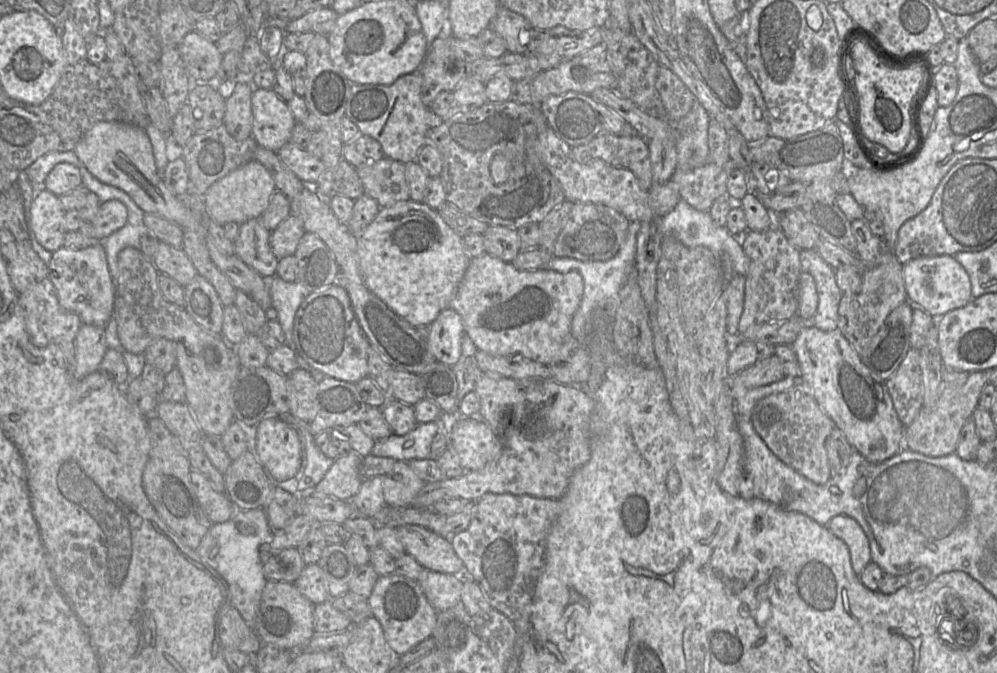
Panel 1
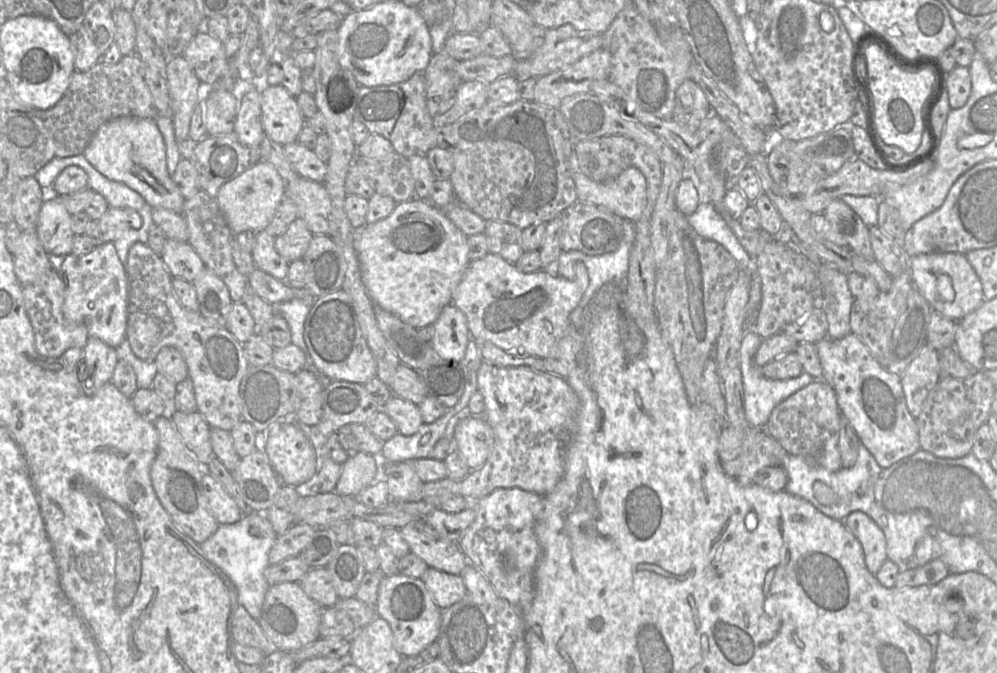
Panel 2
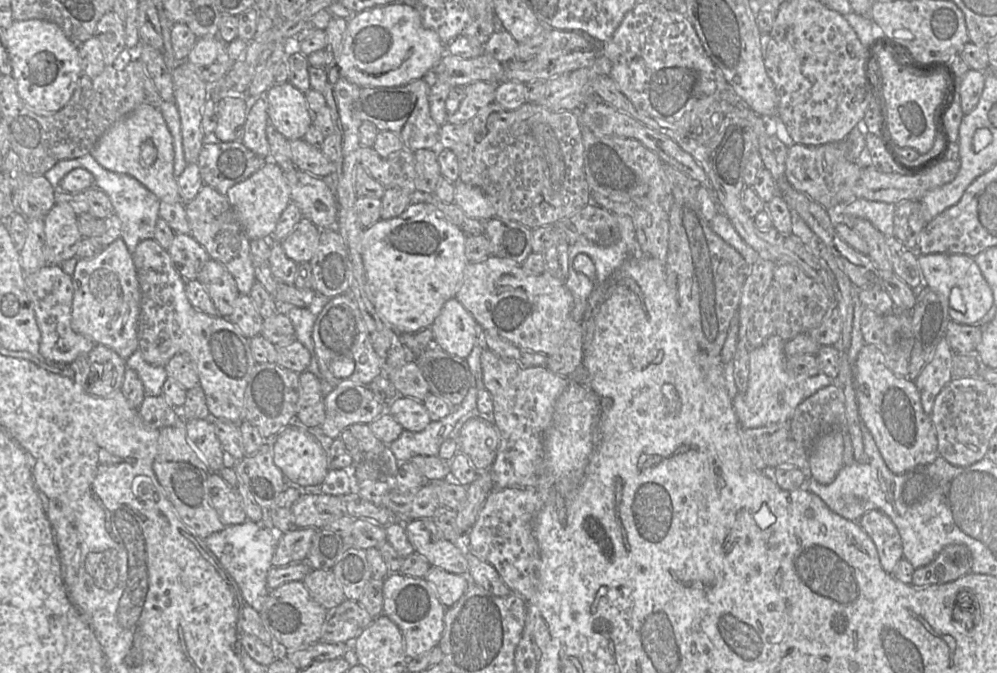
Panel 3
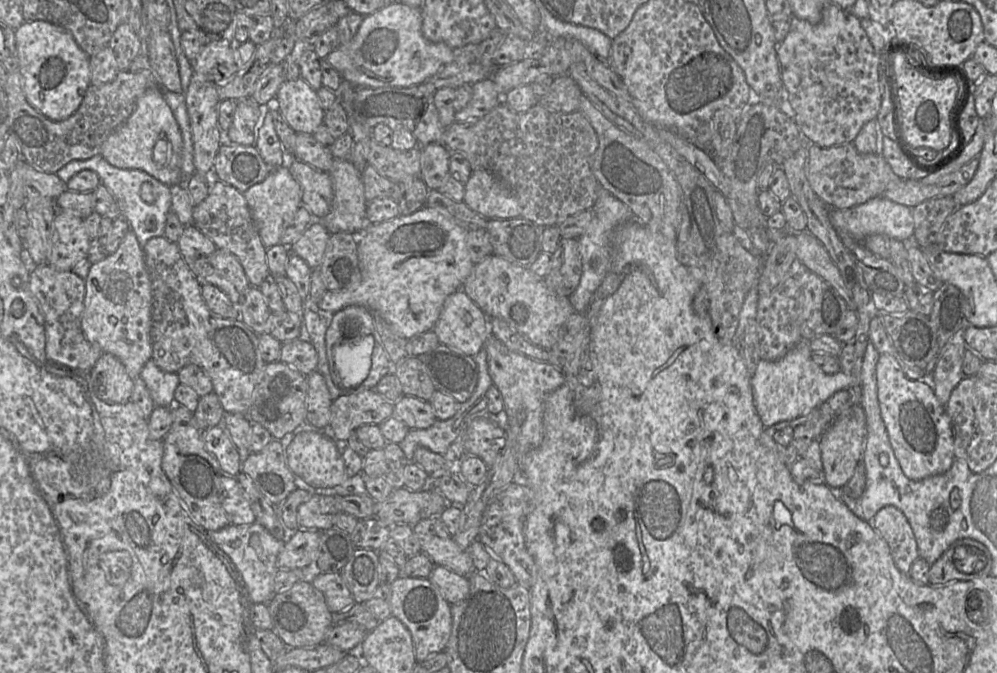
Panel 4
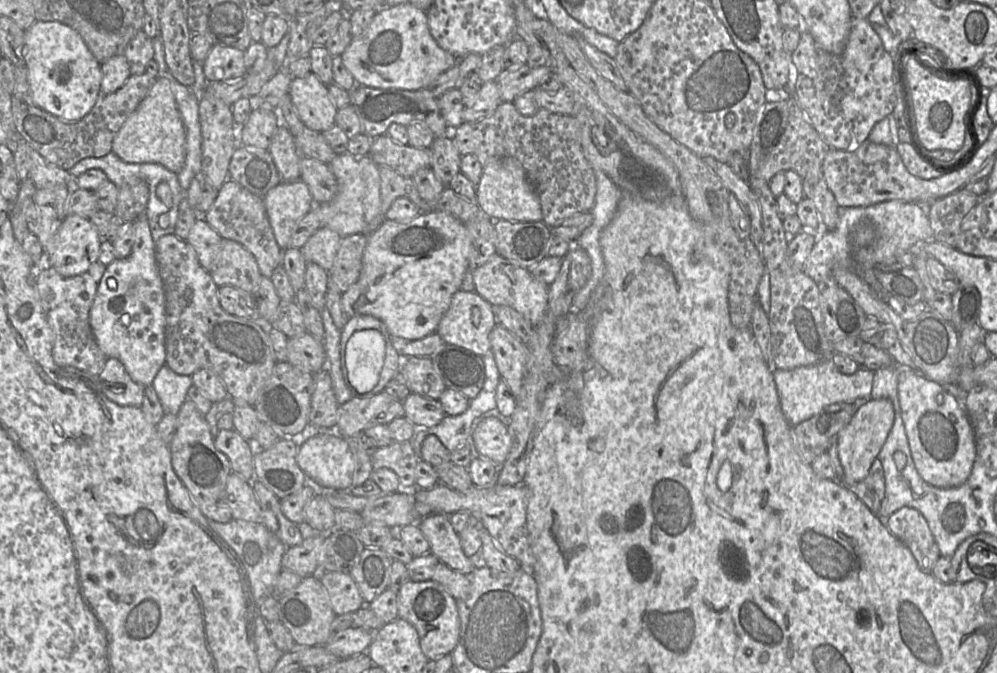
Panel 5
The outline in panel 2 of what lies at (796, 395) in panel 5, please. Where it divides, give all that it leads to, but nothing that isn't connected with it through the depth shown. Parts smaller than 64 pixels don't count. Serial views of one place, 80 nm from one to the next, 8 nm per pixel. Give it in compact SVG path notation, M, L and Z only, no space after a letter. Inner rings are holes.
M747 333L740 348L740 369L743 384L743 411L747 424L753 428L765 428L773 409L789 396L806 387L817 379L809 374L802 373L800 376L784 380L773 380L766 378L761 367L754 362L754 355L764 338L753 333Z

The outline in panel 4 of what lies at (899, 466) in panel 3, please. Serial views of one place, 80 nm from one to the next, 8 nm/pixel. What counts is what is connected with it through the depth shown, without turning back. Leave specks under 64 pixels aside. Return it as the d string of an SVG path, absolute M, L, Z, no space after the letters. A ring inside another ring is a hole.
M877 354L880 414L902 472L913 480L947 472L955 461L955 446L953 428L944 405L928 383L907 378L893 357Z

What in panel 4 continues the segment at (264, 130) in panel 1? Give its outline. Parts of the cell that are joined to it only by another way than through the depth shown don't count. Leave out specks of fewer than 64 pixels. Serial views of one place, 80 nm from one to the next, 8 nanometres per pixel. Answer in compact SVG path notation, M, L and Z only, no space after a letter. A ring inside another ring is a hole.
M302 79L285 81L277 91L274 105L296 132L312 134L323 125L325 110L319 103L316 90Z

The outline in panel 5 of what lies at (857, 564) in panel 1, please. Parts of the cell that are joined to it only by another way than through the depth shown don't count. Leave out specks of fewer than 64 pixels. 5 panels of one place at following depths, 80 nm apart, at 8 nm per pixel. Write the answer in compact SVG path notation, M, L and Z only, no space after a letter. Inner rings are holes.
M904 507L892 513L885 525L907 546L920 569L930 573L941 554L924 516L914 508Z

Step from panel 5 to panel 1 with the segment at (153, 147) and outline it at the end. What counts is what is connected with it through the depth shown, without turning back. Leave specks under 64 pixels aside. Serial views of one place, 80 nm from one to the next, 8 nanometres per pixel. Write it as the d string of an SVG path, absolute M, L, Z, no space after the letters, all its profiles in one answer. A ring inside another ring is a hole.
M99 122L81 138L74 153L100 182L126 192L144 213L153 213L177 224L188 225L188 209L157 174L151 141L144 130L123 122Z

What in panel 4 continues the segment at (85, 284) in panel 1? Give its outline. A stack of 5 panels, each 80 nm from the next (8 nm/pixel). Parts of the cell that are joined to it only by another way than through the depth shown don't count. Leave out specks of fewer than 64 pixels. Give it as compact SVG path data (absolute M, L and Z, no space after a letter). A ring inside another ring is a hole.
M129 231L118 249L103 260L90 265L85 278L84 311L81 328L86 338L98 346L102 353L117 357L125 366L132 379L140 378L143 366L151 360L152 344L150 339L151 320L151 283L145 266L143 250L133 231Z

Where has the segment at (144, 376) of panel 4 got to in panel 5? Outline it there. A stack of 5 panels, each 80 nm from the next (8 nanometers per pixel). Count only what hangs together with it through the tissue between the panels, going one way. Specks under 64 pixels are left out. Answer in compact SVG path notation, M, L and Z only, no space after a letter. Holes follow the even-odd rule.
M164 365L160 368L155 376L151 387L157 393L164 412L167 414L177 415L181 406L187 398L187 391L193 385L192 378L189 375L179 375Z

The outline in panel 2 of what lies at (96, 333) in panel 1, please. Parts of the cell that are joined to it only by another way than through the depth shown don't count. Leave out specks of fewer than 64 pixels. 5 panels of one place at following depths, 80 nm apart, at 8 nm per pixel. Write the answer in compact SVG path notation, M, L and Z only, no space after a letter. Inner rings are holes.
M88 338L79 365L82 387L86 394L94 394L104 384L111 382L118 360L115 348L98 338Z

